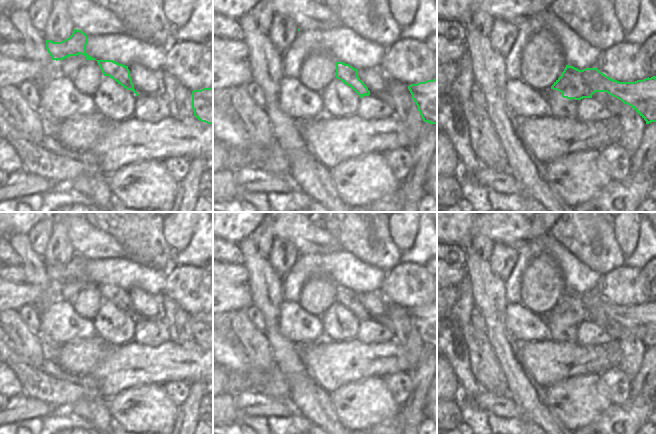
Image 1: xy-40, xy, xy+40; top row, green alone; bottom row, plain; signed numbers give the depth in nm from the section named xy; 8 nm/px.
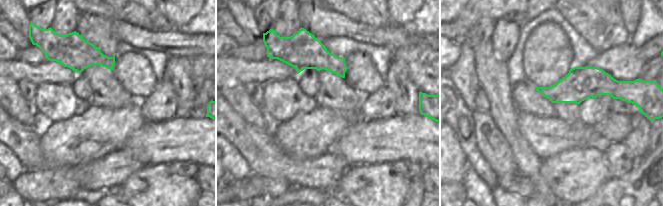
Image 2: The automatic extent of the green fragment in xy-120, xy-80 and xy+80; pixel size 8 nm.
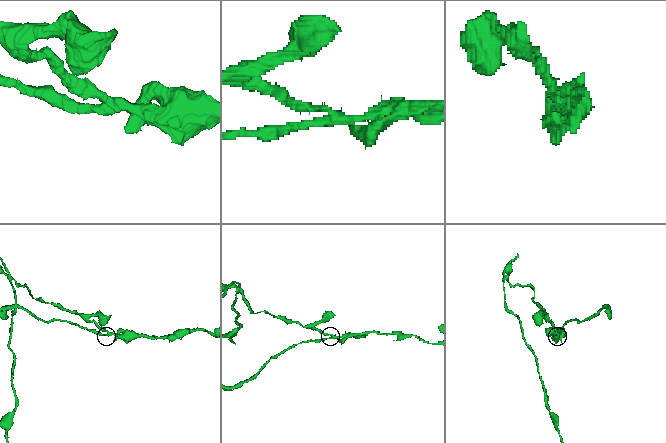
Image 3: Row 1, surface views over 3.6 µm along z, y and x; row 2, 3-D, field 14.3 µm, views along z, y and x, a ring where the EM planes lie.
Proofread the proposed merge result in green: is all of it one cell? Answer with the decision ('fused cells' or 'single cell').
fused cells

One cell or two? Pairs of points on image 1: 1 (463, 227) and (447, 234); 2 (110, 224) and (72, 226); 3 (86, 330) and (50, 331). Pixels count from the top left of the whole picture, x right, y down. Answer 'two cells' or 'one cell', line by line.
1: one cell
2: two cells
3: one cell

